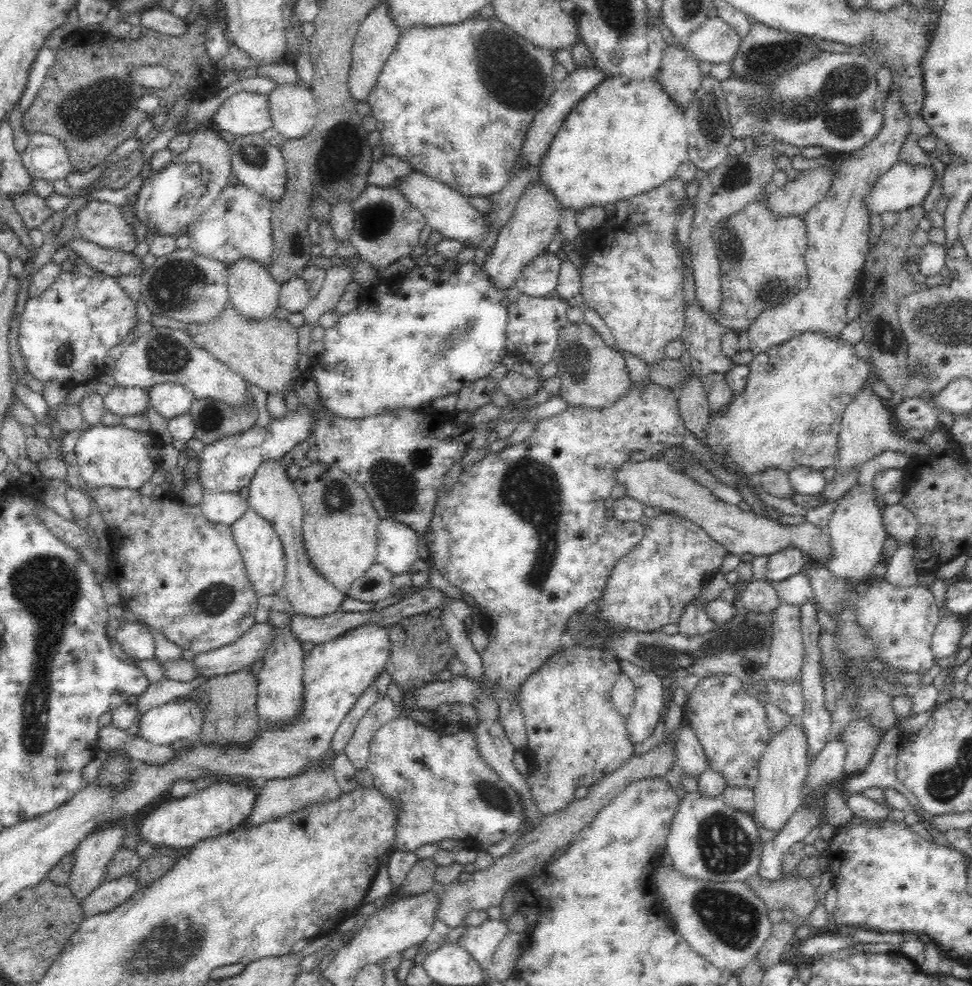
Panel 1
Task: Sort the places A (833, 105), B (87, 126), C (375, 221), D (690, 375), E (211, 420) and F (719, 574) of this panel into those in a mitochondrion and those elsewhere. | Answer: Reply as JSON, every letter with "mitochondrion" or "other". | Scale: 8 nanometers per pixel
{"A":"mitochondrion","B":"mitochondrion","C":"mitochondrion","D":"other","E":"mitochondrion","F":"other"}

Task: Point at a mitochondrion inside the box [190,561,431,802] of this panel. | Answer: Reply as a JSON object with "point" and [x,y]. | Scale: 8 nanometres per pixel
{"point":[216,599]}

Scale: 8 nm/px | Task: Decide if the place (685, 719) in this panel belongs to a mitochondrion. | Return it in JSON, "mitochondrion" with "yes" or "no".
{"mitochondrion":"no"}

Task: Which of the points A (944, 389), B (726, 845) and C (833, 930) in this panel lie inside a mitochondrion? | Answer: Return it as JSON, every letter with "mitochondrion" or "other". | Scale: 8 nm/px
{"A":"other","B":"mitochondrion","C":"other"}

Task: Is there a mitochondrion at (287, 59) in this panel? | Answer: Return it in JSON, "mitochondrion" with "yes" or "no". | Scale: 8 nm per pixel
{"mitochondrion":"no"}

